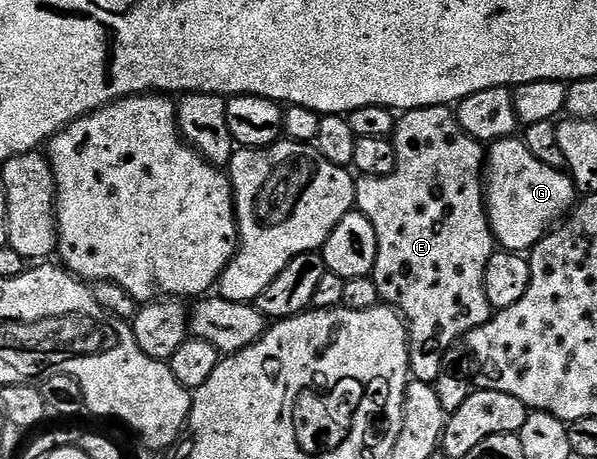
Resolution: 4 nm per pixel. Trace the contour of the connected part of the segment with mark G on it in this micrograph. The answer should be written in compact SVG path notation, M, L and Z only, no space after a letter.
M508 138L494 141L486 153L485 199L491 217L491 231L495 233L498 247L527 254L556 222L562 221L572 211L577 189L574 180L562 167L546 164L528 146L526 139Z

